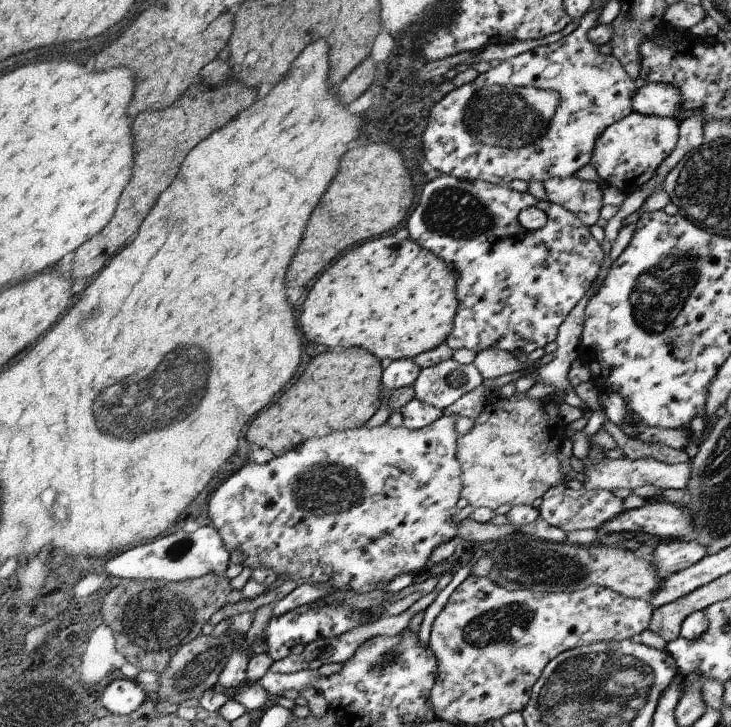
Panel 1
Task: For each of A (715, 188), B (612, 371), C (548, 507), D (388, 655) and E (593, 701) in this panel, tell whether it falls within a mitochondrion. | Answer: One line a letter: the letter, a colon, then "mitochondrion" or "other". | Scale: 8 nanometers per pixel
A: mitochondrion
B: other
C: other
D: mitochondrion
E: mitochondrion

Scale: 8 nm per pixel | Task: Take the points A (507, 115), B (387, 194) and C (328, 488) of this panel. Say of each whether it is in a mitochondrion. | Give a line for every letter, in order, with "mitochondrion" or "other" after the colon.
A: mitochondrion
B: other
C: mitochondrion

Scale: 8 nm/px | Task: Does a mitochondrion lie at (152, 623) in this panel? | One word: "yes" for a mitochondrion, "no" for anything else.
yes

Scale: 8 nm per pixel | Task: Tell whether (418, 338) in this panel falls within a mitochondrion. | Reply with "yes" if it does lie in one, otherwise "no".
no

